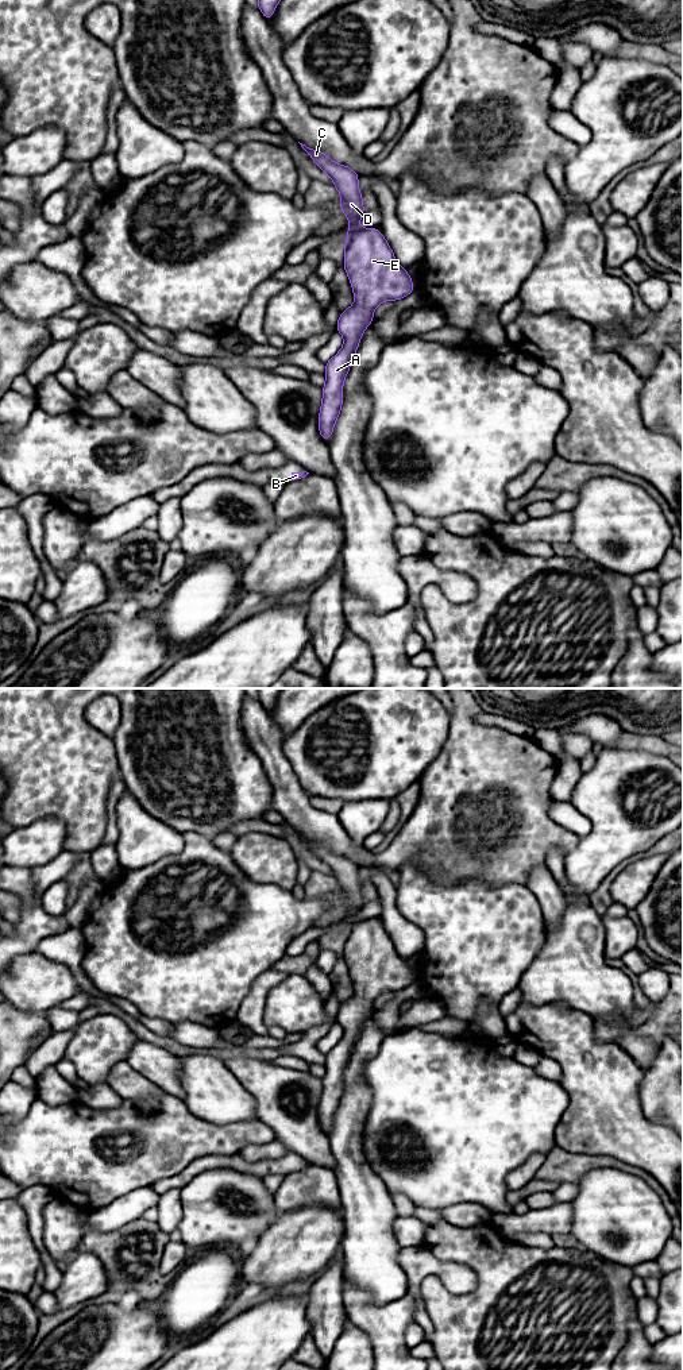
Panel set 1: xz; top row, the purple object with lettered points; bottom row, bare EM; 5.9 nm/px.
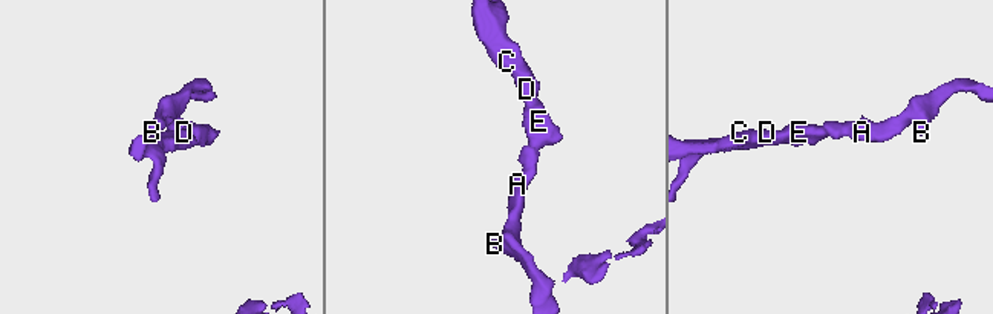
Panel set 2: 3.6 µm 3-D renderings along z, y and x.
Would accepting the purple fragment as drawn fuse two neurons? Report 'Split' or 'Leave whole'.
Leave whole

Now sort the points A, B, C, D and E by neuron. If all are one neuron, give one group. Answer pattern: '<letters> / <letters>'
A B C D E

